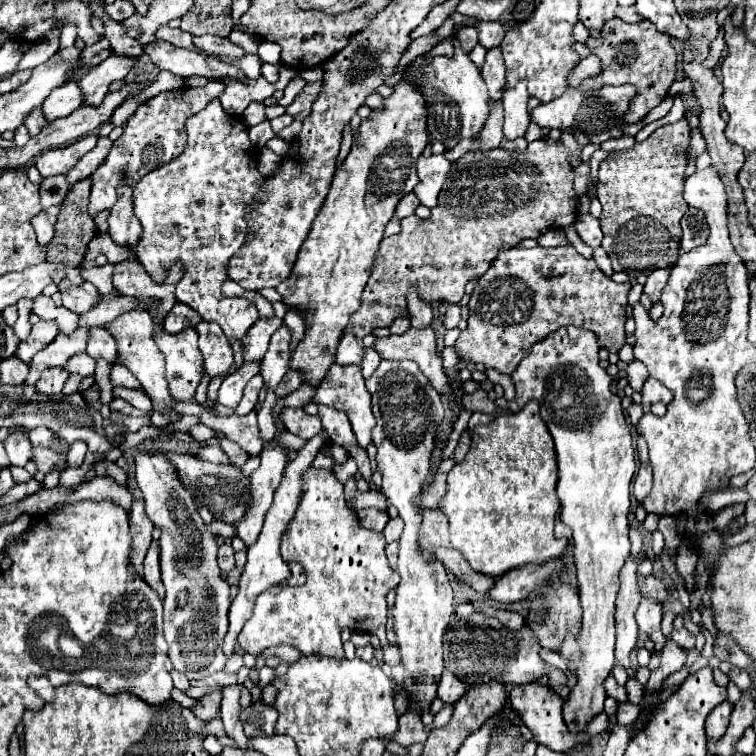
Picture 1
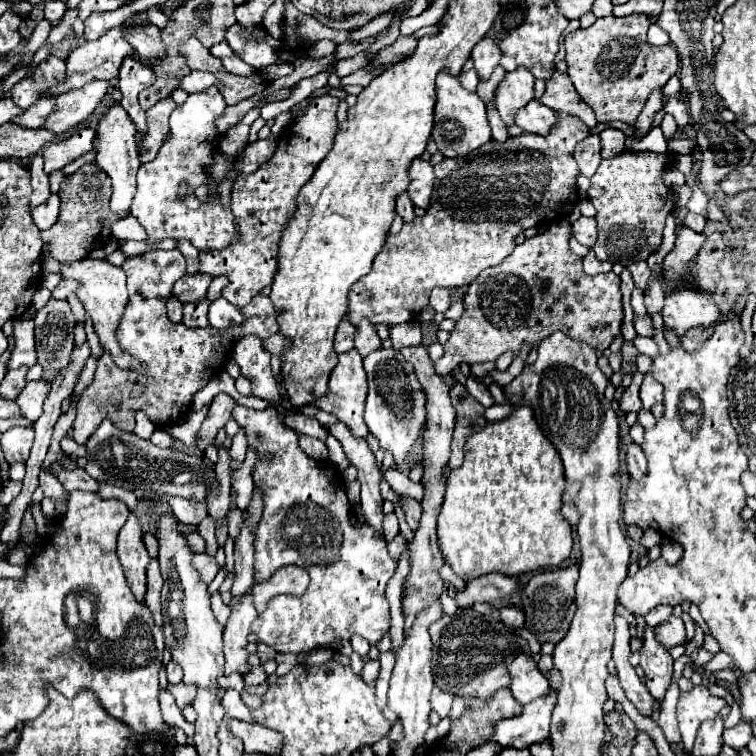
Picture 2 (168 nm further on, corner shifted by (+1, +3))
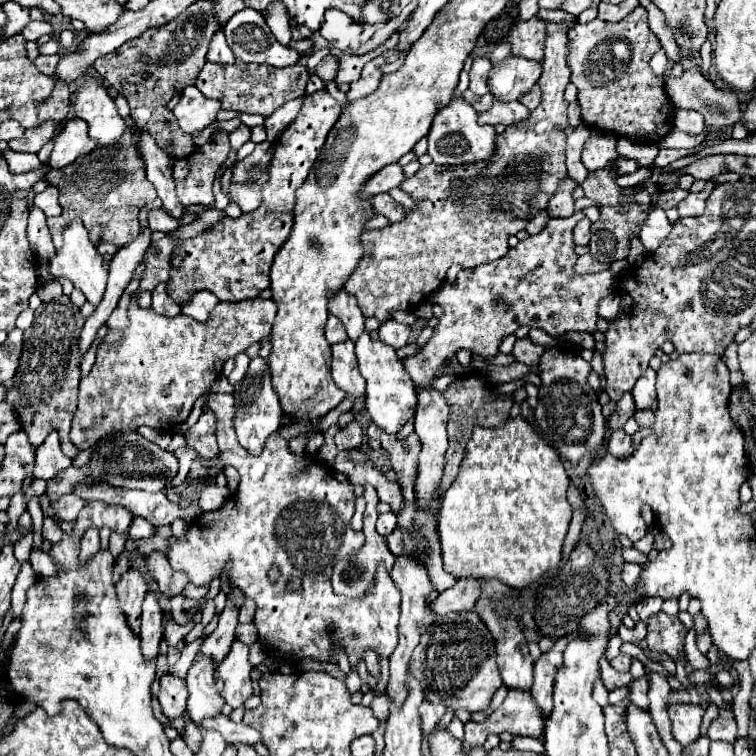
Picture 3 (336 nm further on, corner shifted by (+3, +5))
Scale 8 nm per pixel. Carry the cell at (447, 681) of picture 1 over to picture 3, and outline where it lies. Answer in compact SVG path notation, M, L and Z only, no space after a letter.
M425 700L423 704L421 704L421 722L423 722L423 734L429 734L433 728L435 728L435 724L443 718L443 714L445 714L445 706L443 704L431 704L429 700Z

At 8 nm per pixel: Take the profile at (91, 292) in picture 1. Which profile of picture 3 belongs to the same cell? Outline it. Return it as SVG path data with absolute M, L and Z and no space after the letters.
M49 280L47 284L43 284L43 286L37 288L37 294L39 294L39 298L43 302L49 302L53 298L59 298L63 294L63 290L61 290L61 284L57 280Z

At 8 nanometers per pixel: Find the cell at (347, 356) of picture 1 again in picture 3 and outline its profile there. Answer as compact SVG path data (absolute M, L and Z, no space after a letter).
M329 316L327 320L327 326L325 326L325 336L331 344L337 344L337 342L345 342L347 340L347 334L345 334L345 328L341 326L341 322L335 318L335 316Z

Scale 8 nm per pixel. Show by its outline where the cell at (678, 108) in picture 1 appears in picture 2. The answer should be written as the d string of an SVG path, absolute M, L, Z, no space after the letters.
M607 128L601 132L601 156L611 158L617 154L623 154L625 150L625 134L615 128Z

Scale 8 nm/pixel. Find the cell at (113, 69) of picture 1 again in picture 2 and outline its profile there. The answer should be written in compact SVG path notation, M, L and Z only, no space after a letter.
M93 80L93 82L85 84L83 88L75 88L65 94L59 94L55 112L51 112L51 116L47 116L47 120L43 122L41 128L47 128L49 132L55 132L55 134L73 130L97 108L97 104L103 100L103 96L107 92L107 86L109 86L109 82Z

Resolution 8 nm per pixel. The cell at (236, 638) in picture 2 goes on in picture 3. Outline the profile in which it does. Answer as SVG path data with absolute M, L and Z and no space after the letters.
M233 640L229 654L217 666L217 678L223 680L223 698L229 706L239 708L253 694L249 648L241 640Z

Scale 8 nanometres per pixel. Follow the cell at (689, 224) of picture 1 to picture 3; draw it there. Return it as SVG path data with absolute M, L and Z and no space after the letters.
M711 190L689 194L685 200L681 200L677 204L679 216L701 216L701 212L705 210L705 200L707 200L709 194L711 194Z

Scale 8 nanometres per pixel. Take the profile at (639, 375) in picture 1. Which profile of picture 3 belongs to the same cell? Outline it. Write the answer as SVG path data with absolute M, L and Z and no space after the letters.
M629 392L623 394L623 398L617 402L617 410L611 414L609 418L609 428L611 430L619 430L623 428L623 424L635 414L635 402L633 402L633 396Z

